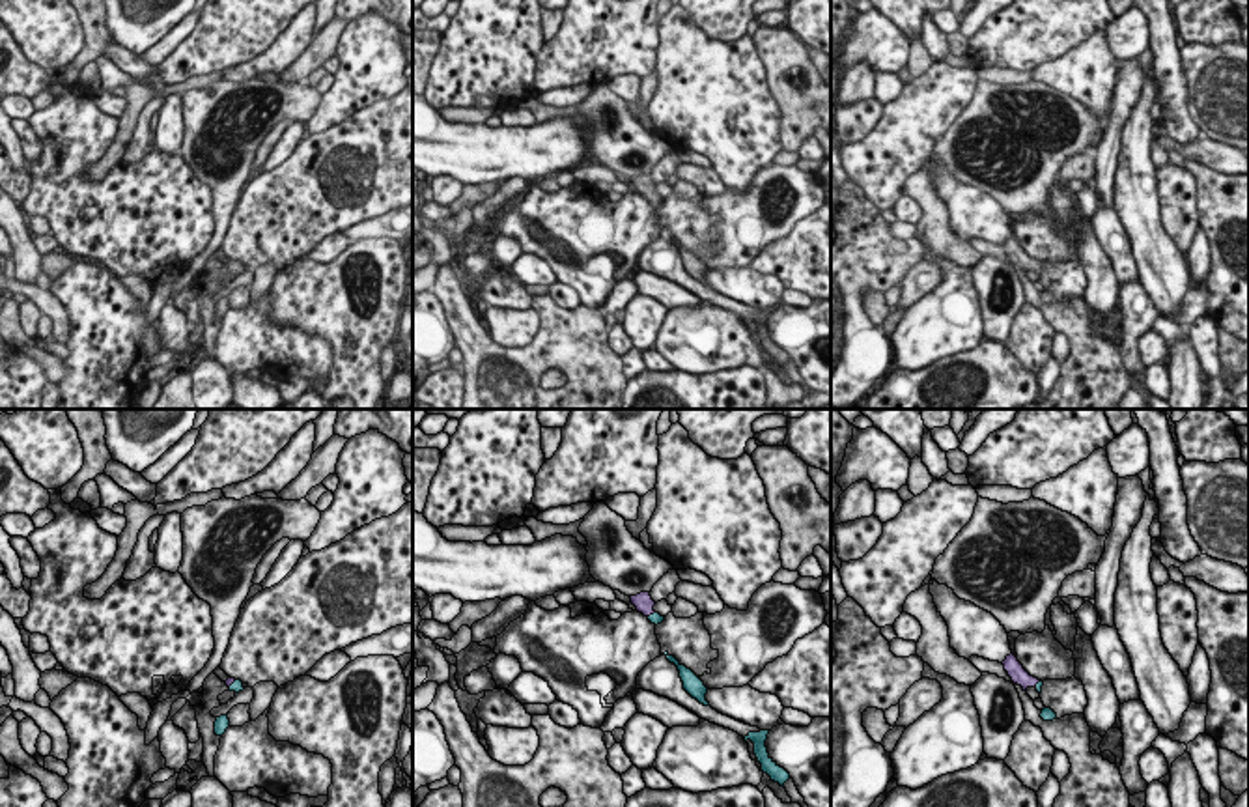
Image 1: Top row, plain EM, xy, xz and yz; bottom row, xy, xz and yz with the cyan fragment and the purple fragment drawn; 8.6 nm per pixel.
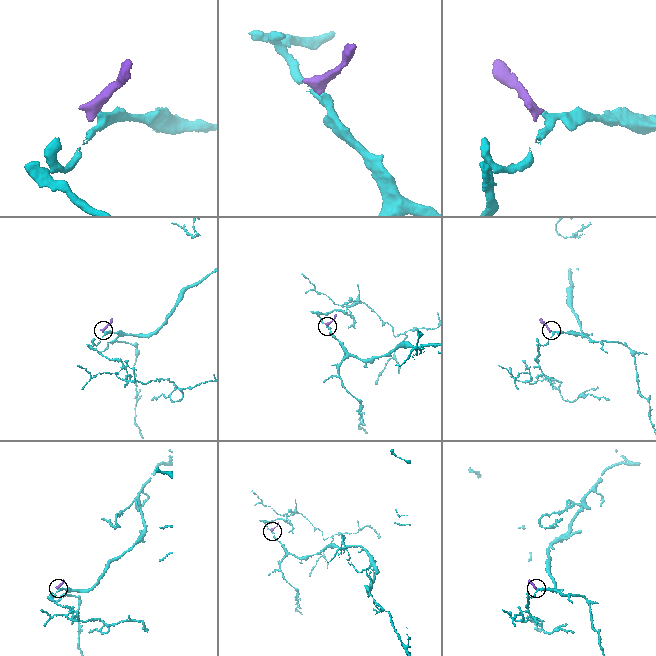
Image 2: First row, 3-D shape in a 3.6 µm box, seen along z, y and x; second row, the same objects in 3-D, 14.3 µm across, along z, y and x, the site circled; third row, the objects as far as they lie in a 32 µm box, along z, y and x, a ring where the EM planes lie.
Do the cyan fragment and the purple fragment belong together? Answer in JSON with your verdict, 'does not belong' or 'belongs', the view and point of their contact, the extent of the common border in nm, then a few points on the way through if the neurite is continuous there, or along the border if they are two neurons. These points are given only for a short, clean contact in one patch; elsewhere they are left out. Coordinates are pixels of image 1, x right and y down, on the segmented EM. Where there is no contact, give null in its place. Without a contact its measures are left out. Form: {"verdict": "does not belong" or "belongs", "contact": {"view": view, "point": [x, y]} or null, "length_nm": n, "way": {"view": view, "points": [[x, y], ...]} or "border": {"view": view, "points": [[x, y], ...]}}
{"verdict": "belongs", "contact": {"view": "xy", "point": [234, 682]}, "length_nm": 100, "way": {"view": "xy", "points": [[238, 686], [234, 682], [230, 680]]}}

